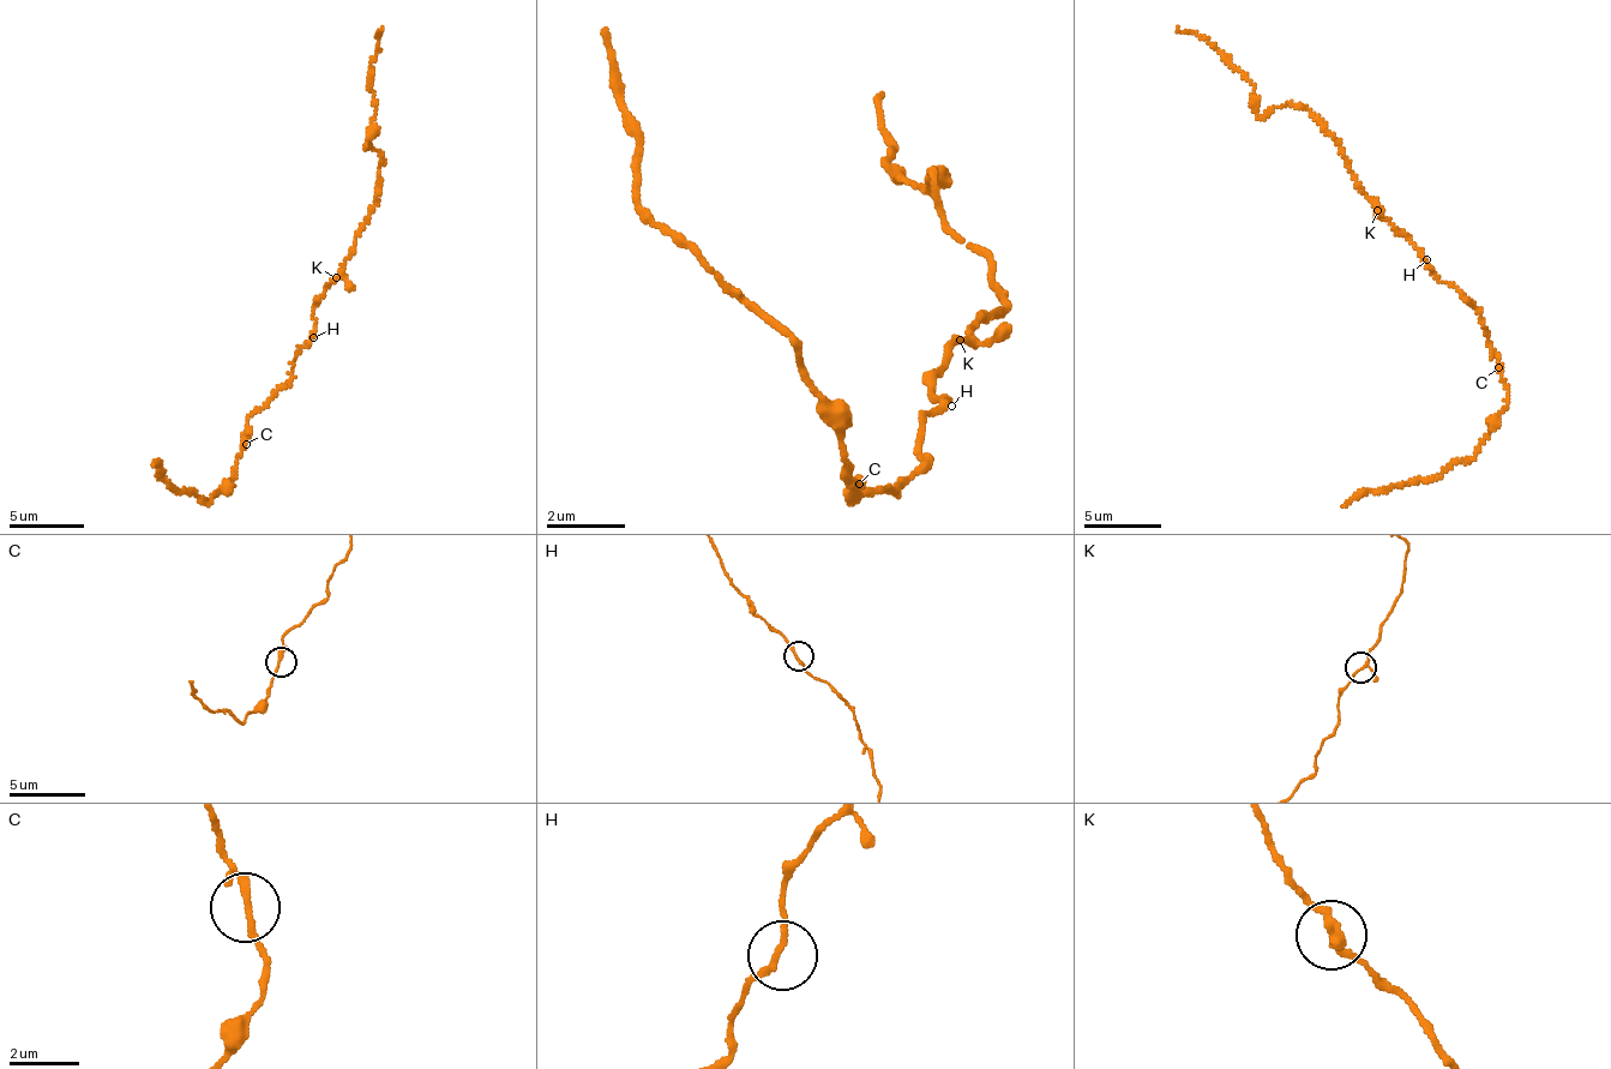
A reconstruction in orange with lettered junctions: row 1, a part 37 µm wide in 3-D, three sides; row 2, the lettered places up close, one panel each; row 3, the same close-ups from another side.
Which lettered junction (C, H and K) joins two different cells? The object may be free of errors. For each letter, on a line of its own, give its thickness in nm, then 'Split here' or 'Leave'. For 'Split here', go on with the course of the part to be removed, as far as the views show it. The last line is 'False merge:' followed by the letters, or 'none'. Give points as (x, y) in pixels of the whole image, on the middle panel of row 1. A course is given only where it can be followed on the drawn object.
C: Thickness 170 nm. Leave
H: Thickness 180 nm. Leave
K: Thickness 160 nm. Leave
False merge: none

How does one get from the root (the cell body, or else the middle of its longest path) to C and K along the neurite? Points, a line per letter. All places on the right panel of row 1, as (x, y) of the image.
C: (1425, 262), (1442, 282), (1454, 283), (1471, 302), (1498, 367)
K: (1425, 262), (1416, 245), (1395, 234), (1387, 218), (1378, 217), (1376, 211)

